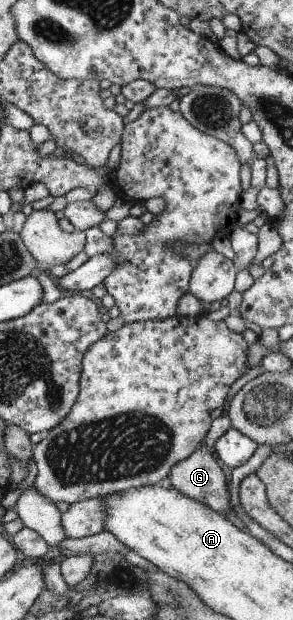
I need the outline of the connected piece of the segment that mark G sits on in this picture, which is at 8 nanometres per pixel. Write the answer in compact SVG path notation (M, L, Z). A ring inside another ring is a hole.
M259 365L251 366L241 377L236 379L229 388L227 393L227 399L225 400L224 407L221 409L223 415L213 419L205 438L199 443L197 450L187 459L178 462L170 471L167 479L169 485L187 495L190 499L194 501L199 501L203 506L209 507L213 512L225 514L227 510L231 507L229 505L229 493L227 491L228 486L225 484L225 477L221 467L217 465L217 461L213 459L212 448L214 451L215 443L217 439L221 438L230 429L229 416L227 415L226 408L229 407L229 401L231 397L245 385L245 383L252 381L261 373Z

